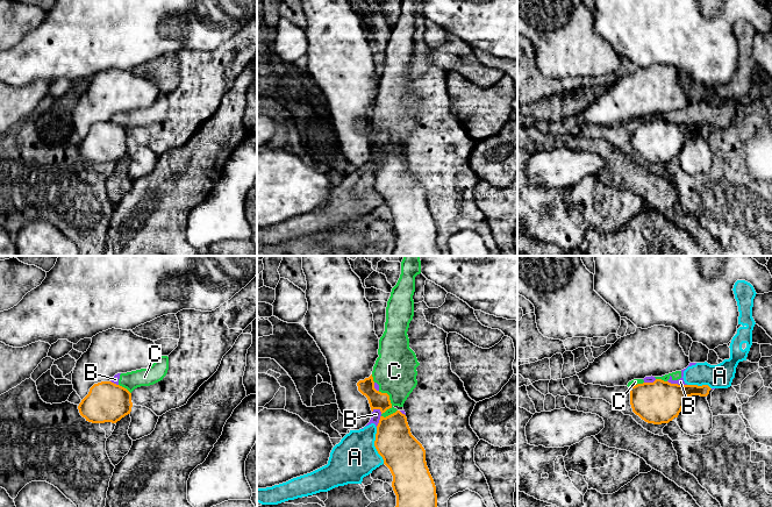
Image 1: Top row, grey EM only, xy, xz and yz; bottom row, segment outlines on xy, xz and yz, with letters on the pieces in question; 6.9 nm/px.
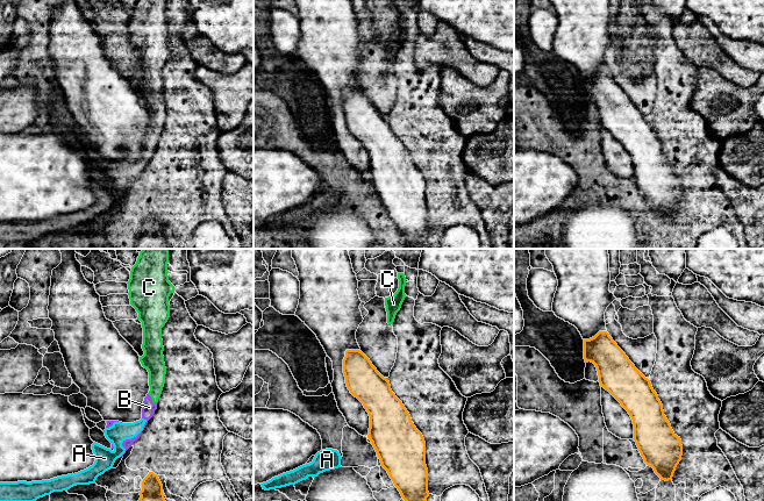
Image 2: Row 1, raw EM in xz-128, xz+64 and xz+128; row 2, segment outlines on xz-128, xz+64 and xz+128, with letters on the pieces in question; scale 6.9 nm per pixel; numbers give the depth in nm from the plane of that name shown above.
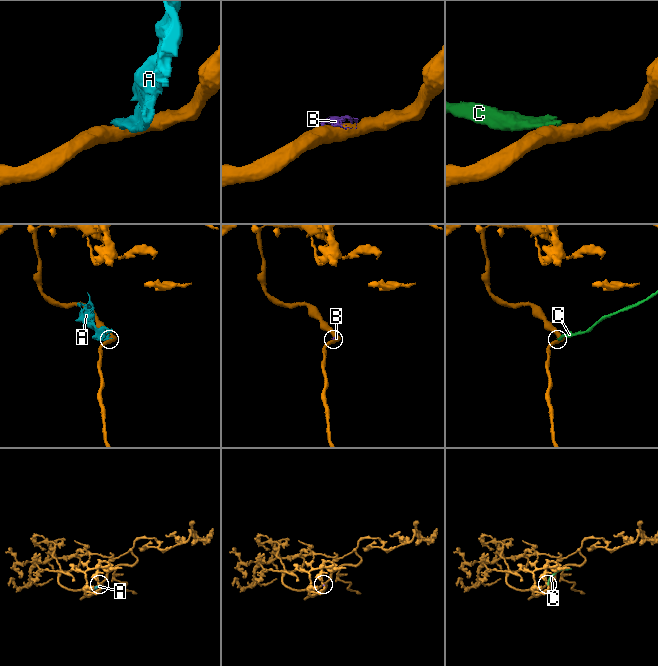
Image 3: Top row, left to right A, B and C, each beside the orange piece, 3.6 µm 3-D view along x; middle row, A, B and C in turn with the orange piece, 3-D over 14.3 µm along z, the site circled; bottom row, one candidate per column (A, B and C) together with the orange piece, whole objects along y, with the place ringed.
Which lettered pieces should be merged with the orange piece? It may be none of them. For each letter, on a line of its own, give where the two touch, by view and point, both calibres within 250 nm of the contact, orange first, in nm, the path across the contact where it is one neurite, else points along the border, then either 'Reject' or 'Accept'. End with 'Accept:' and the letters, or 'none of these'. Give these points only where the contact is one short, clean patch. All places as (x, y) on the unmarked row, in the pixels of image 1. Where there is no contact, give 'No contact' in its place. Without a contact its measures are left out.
A: Touches orange at xz (374, 185). Thickness 280 nm (orange) against 300 nm. Boundary: xz (376, 166), (374, 187), (384, 202). Reject
B: Touches orange at yz (677, 123). Thickness 300 nm (orange) against 50 nm. Reject
C: Touches orange at xz (390, 142). Thickness 120 nm (orange) against 300 nm. Boundary: xz (378, 130), (385, 131), (391, 143), (381, 154), (385, 157). Reject
Accept: none of these

